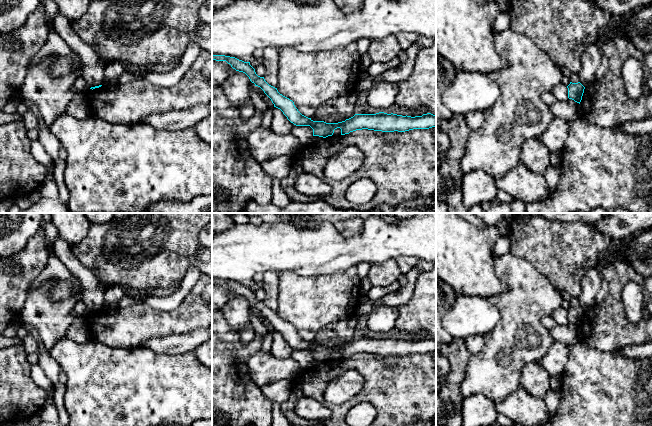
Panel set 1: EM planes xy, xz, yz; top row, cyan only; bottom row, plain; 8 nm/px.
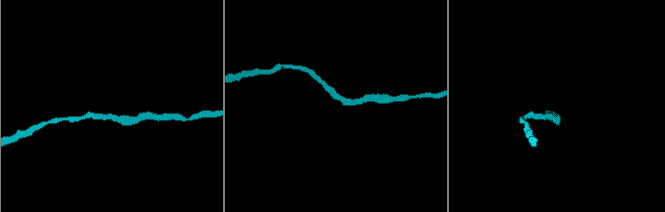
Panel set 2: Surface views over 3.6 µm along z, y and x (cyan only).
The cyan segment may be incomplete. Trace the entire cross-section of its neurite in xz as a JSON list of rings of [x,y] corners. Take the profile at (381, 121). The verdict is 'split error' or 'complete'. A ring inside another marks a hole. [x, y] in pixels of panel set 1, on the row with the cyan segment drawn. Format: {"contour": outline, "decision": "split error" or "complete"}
{"contour": [[[212,55],[212,59],[226,61],[236,71],[245,73],[255,86],[264,91],[271,99],[274,107],[280,109],[291,123],[296,126],[310,126],[313,129],[313,136],[326,138],[332,136],[337,128],[341,129],[341,135],[345,135],[362,129],[382,132],[405,132],[413,129],[429,129],[436,126],[436,115],[431,113],[411,117],[379,112],[376,114],[355,114],[353,117],[338,123],[313,121],[311,118],[302,115],[295,107],[294,102],[280,94],[277,88],[269,85],[264,77],[258,76],[250,62],[244,62],[225,55]]], "decision": "complete"}

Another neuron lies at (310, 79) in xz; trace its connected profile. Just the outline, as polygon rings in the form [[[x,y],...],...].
[[[357,43],[329,51],[300,52],[282,49],[279,52],[277,90],[294,102],[298,111],[312,118],[325,103],[355,91],[359,81],[360,54]]]

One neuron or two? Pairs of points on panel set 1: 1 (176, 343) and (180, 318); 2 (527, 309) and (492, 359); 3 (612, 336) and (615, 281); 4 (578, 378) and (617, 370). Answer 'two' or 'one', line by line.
1: two
2: one
3: one
4: one

